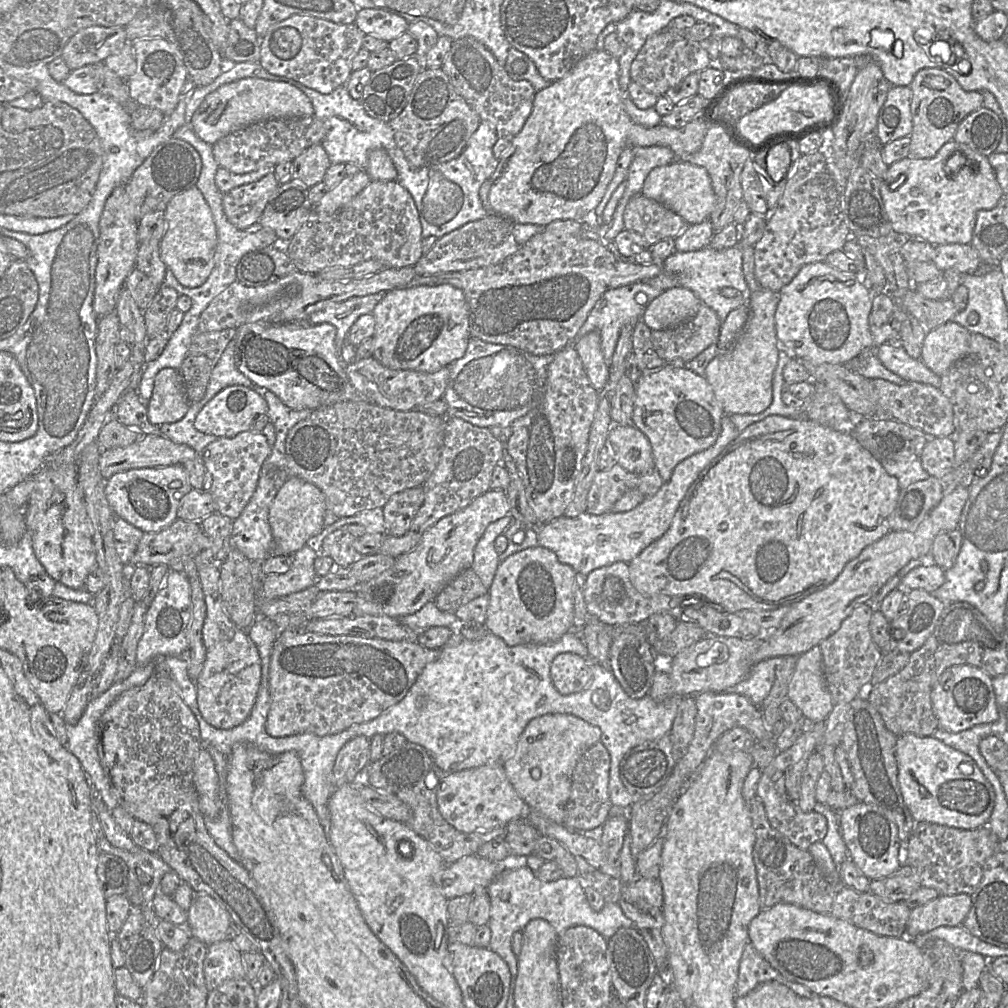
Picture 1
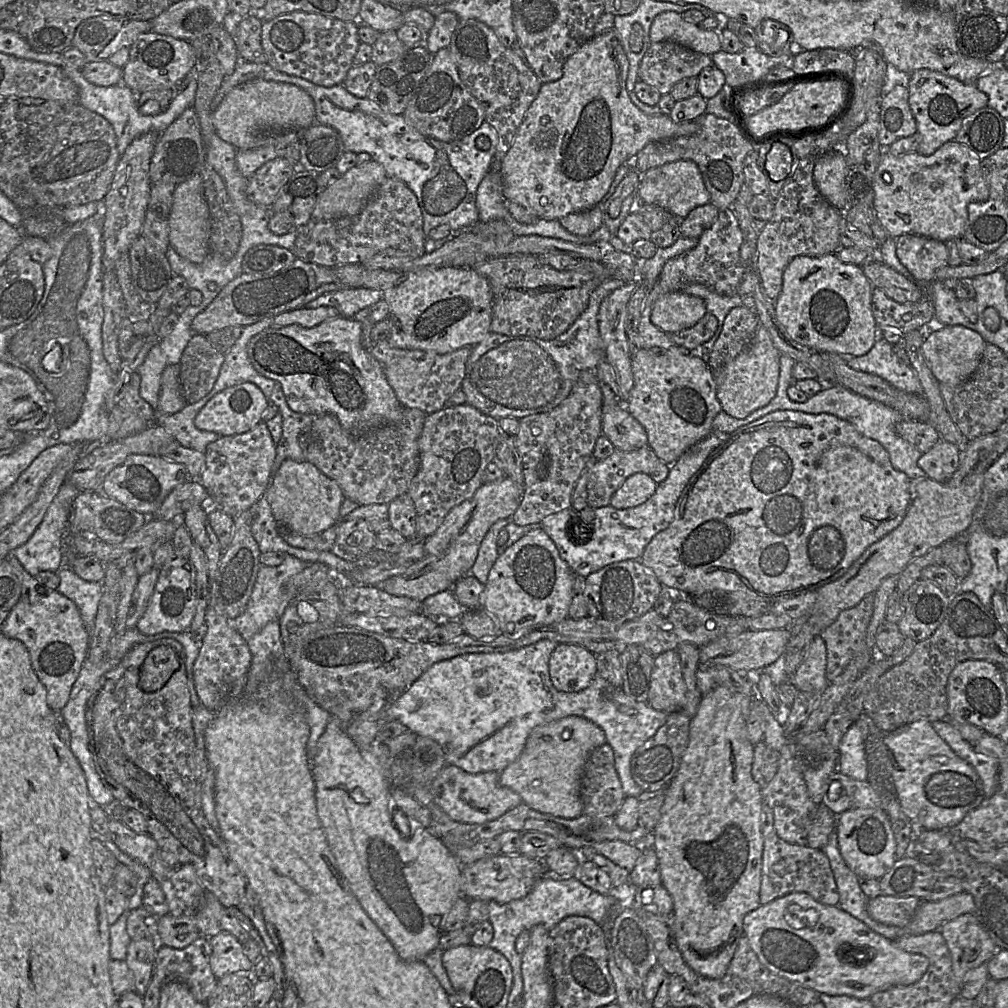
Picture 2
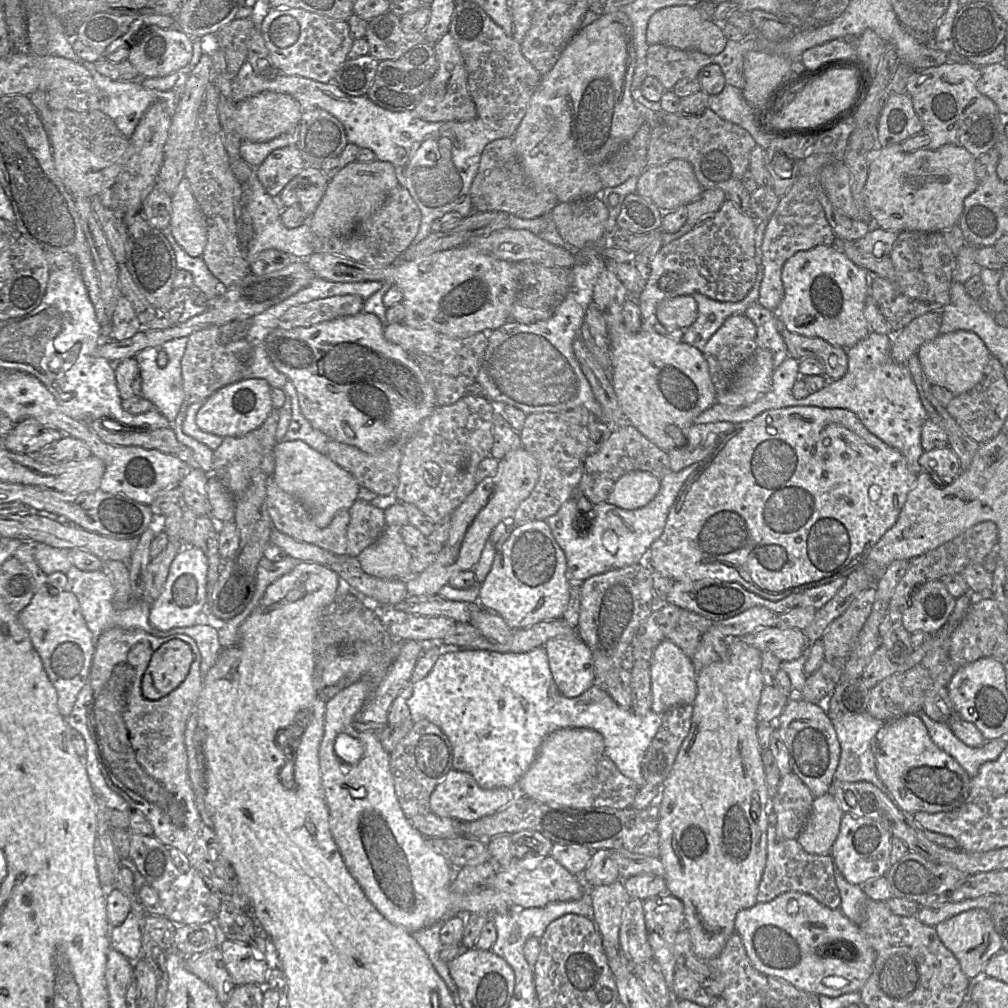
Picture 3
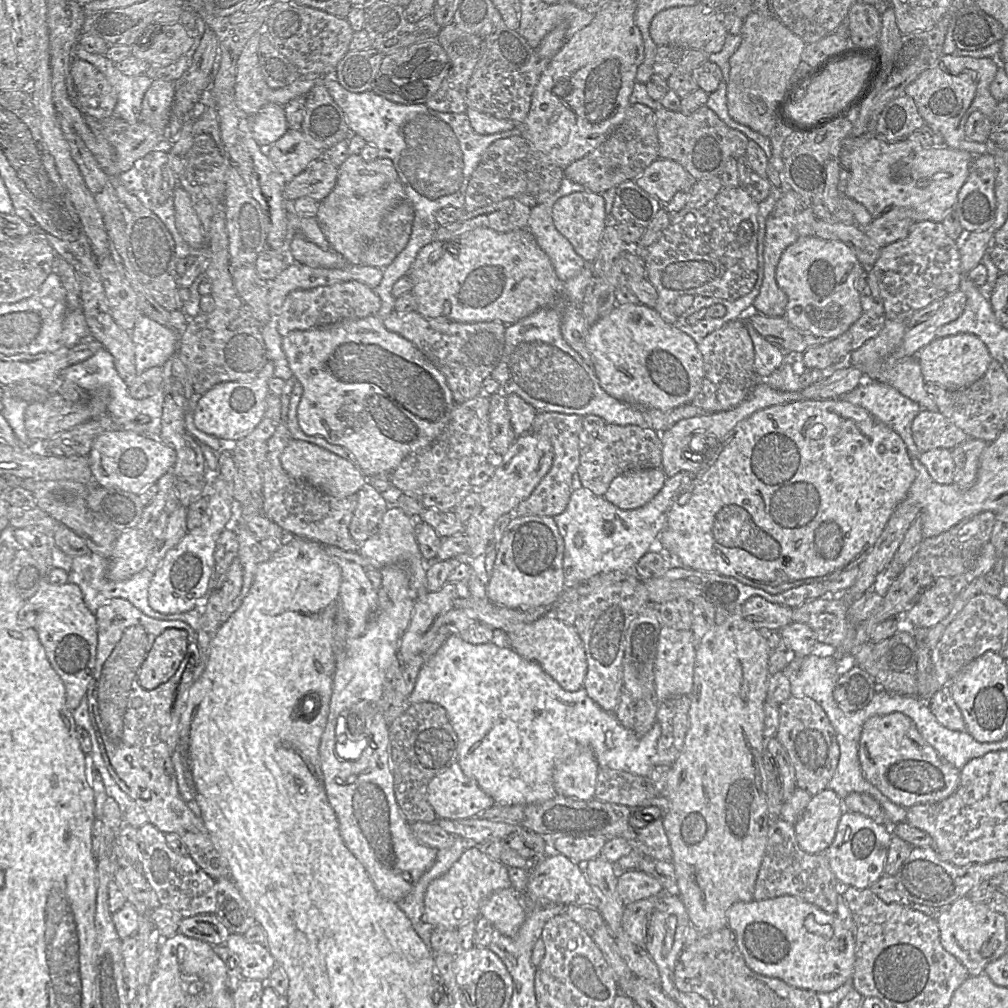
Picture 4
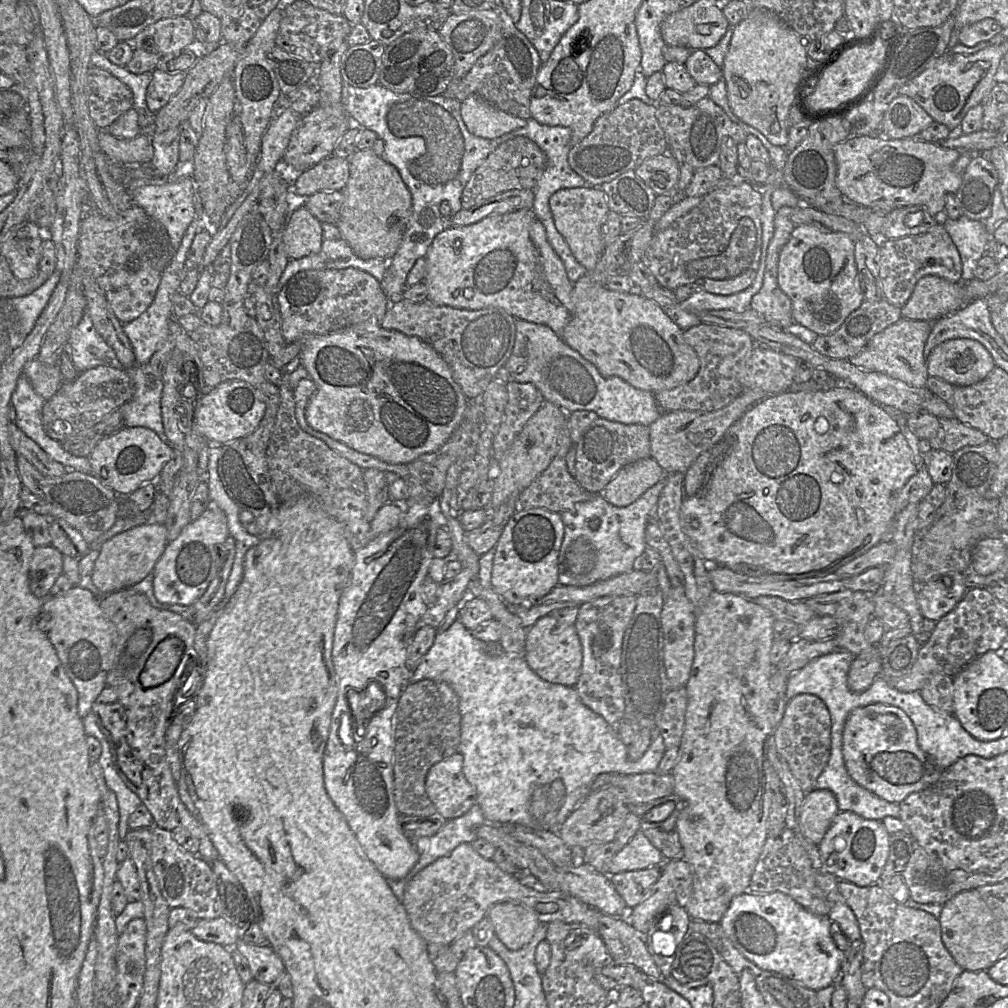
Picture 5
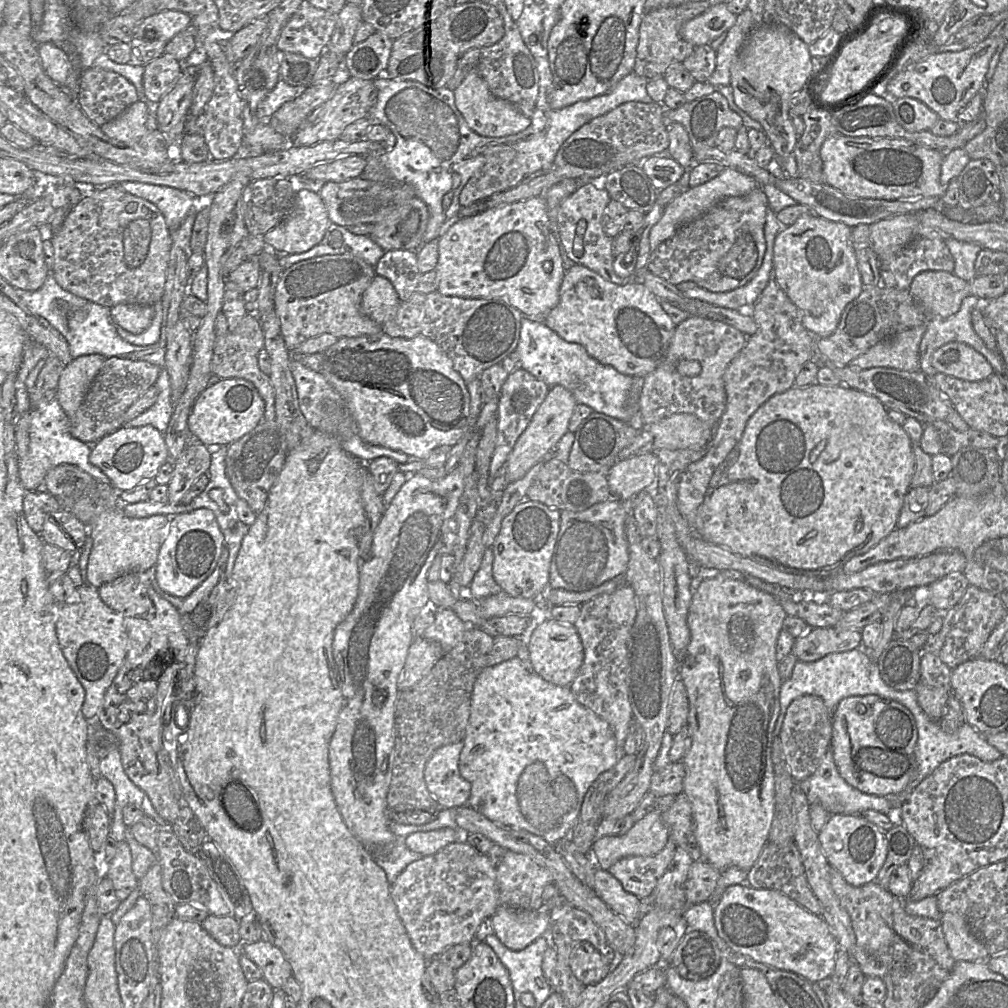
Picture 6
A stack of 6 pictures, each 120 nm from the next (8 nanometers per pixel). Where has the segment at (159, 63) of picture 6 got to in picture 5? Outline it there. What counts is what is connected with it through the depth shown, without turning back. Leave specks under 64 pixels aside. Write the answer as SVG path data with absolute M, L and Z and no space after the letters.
M154 69L146 90L146 103L152 113L160 110L176 94L184 82L184 71L162 71Z

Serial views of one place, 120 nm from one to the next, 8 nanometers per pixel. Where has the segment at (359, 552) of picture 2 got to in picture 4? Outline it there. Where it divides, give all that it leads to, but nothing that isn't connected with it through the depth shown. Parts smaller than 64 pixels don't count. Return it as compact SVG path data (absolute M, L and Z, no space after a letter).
M368 478L357 494L357 507L349 531L353 539L362 544L376 532L384 513L391 505L368 482Z

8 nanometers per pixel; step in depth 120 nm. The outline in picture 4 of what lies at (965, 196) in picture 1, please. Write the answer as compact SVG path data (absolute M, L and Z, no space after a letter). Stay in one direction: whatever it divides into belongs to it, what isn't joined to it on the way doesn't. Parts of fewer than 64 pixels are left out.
M873 137L850 154L850 167L847 170L843 168L842 193L861 203L874 218L896 207L908 207L916 211L916 222L942 222L957 202L973 159L974 156L967 151L946 146L922 147L909 139L884 142Z

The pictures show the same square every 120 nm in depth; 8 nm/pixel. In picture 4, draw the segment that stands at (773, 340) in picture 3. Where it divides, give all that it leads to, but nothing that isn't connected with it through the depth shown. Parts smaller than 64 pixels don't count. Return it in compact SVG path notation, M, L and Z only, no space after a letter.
M747 324L747 328L754 346L755 378L765 379L786 361L787 354L766 340L751 325Z

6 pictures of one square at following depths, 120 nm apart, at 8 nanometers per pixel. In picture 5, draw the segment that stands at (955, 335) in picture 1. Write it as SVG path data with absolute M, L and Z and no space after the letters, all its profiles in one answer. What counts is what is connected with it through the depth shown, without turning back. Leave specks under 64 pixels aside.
M968 338L947 340L927 357L928 374L950 384L970 386L985 379L996 367L990 352Z

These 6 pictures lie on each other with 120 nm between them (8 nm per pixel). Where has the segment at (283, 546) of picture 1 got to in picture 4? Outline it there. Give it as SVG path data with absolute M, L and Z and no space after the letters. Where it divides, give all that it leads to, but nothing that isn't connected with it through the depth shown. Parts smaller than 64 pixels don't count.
M292 440L282 452L280 461L283 469L290 476L305 480L325 494L336 498L358 493L367 482L366 476L354 461L344 459L317 445L301 440Z

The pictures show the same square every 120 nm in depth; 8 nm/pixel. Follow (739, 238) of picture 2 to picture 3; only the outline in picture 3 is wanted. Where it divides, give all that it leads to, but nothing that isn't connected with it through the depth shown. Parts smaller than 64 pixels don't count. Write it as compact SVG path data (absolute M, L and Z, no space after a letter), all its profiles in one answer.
M726 199L713 215L703 218L680 238L663 245L653 258L649 278L637 297L642 323L674 340L674 335L656 316L657 306L663 300L695 292L719 302L744 299L756 280L756 227L757 220L751 213L741 212L731 200Z

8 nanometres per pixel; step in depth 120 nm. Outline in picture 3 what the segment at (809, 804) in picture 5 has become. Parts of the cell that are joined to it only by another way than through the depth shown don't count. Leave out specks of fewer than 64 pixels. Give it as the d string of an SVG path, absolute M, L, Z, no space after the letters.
M830 793L815 798L809 820L797 839L803 849L810 854L830 855L843 815Z

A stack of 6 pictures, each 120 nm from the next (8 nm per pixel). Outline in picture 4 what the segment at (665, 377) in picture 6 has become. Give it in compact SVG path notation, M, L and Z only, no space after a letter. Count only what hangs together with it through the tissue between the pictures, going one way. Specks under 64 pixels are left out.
M736 319L708 334L697 344L703 359L704 376L700 391L691 405L715 413L732 409L749 395L754 382L754 346L747 324Z

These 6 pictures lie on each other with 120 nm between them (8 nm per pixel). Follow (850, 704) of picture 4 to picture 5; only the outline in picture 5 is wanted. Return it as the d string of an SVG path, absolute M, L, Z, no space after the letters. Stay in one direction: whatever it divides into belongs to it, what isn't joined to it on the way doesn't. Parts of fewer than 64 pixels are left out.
M879 645L871 647L857 656L851 663L847 676L850 691L862 693L881 672L881 651Z

